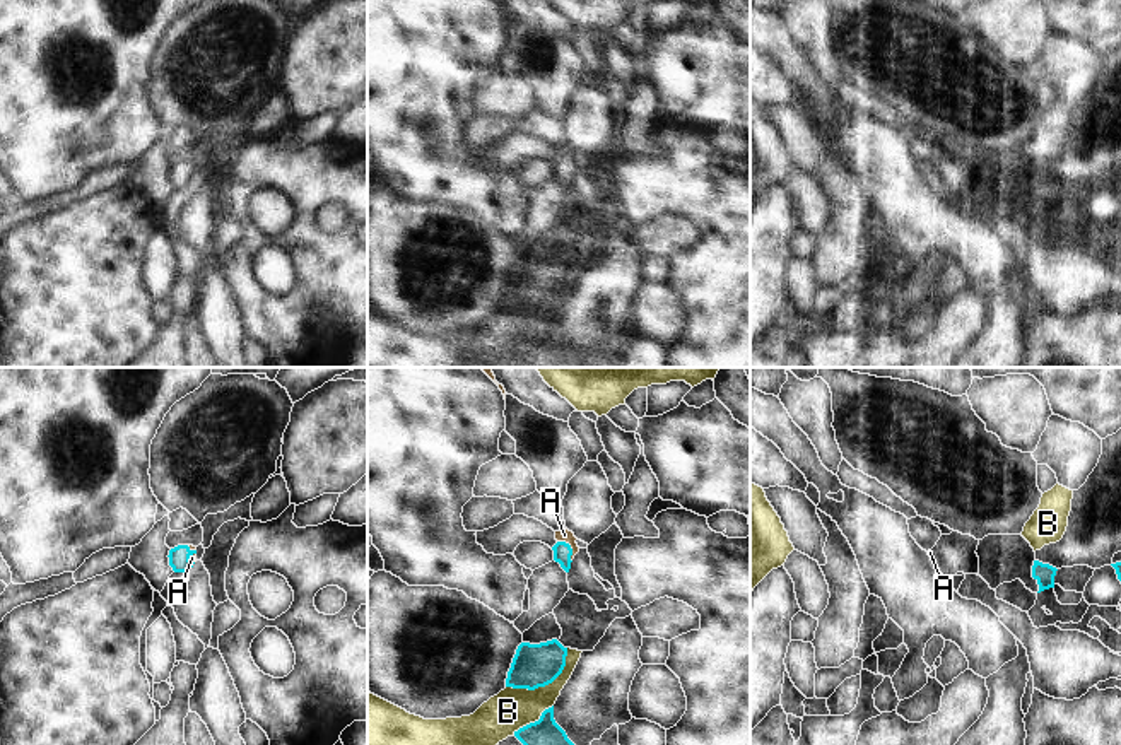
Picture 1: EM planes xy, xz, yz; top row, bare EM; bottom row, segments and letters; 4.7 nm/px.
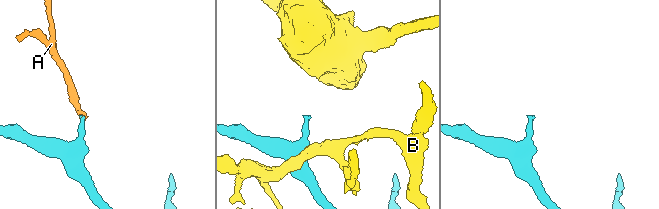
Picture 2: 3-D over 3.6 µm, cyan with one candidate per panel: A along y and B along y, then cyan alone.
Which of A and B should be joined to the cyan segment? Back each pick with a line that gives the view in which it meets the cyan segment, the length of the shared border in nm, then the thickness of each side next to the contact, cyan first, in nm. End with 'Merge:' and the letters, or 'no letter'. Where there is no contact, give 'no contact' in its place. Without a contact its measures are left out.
A: xz | 120 nm | 90/60 nm
Merge: A

